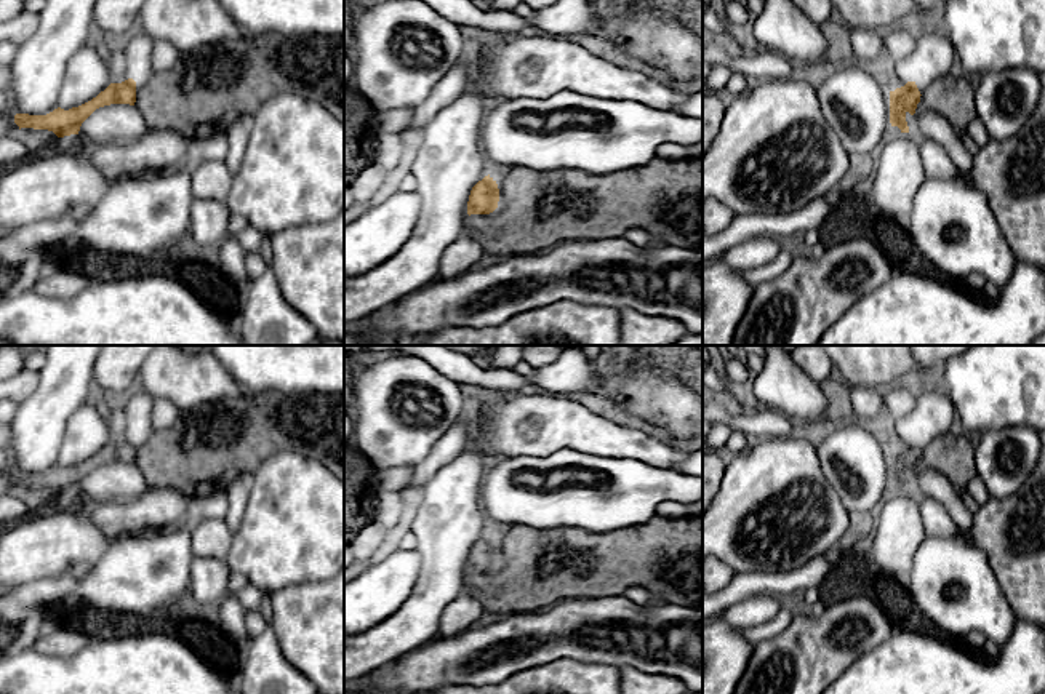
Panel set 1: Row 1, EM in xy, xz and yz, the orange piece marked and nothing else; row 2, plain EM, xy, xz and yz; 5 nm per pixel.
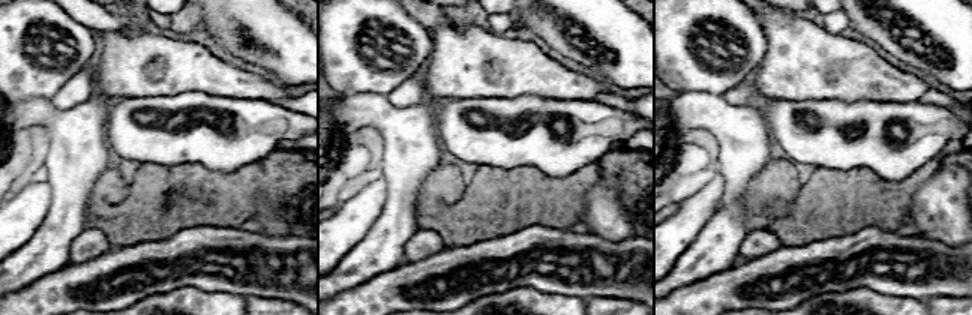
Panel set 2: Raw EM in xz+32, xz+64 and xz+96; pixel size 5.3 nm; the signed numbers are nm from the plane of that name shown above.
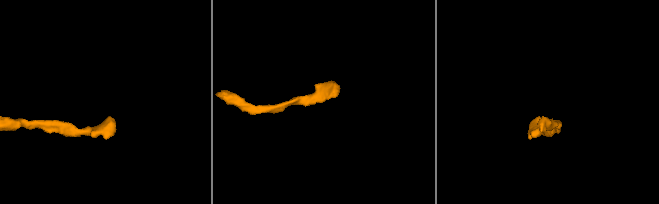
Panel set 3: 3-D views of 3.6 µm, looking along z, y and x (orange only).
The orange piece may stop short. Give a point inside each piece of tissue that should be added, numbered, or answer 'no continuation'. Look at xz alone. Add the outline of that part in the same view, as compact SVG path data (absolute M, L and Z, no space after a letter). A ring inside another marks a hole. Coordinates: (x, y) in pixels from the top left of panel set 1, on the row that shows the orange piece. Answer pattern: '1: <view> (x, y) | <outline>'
1: xz (536, 210) | M655 157L648 163L594 176L581 170L535 171L525 166L504 170L498 177L499 201L490 214L475 214L466 229L478 240L485 261L506 256L535 254L565 240L595 240L623 237L629 229L640 227L666 245L703 251L703 157L669 160Z

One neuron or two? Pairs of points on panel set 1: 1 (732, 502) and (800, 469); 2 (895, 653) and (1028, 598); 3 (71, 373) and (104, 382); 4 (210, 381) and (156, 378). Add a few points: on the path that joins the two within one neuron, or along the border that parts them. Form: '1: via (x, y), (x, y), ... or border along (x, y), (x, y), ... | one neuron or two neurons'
1: via (749, 502), (773, 490), (783, 480) | one neuron
2: border along (1018, 616), (1028, 621) | two neurons
3: border along (95, 362), (93, 392) | two neurons
4: via (197, 378), (168, 378) | one neuron

